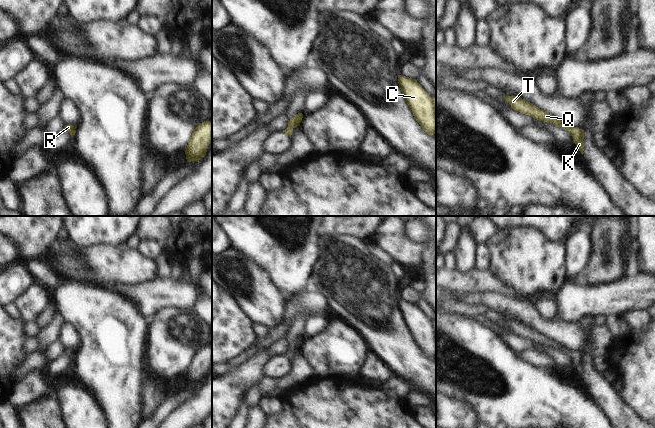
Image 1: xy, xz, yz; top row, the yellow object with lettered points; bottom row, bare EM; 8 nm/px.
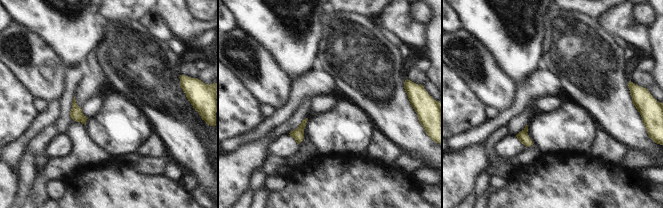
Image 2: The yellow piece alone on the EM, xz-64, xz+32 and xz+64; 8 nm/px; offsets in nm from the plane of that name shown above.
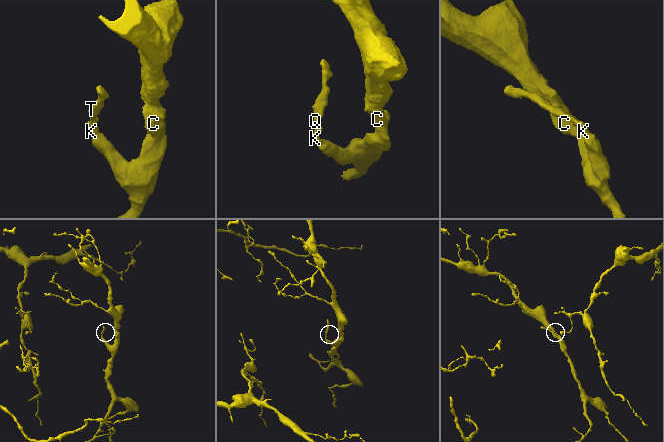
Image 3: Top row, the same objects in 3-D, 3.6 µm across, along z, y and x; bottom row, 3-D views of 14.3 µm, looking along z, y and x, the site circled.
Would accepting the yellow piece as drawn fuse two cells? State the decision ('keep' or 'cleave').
keep

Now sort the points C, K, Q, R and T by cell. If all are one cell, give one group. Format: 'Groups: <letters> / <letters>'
Groups: C K Q R T.

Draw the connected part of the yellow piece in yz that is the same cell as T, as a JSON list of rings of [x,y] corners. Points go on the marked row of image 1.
[[[503,94],[503,97],[506,99],[507,103],[511,105],[511,107],[522,113],[529,115],[539,121],[544,121],[546,123],[552,123],[557,127],[563,128],[565,131],[568,131],[572,138],[574,143],[576,144],[577,149],[581,152],[583,155],[584,150],[584,130],[579,128],[573,128],[558,119],[556,116],[549,114],[548,112],[536,107],[532,103],[522,99],[519,96],[505,96]]]

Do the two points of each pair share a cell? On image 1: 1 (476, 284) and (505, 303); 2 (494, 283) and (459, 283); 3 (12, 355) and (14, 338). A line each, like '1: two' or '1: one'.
1: two
2: one
3: one

